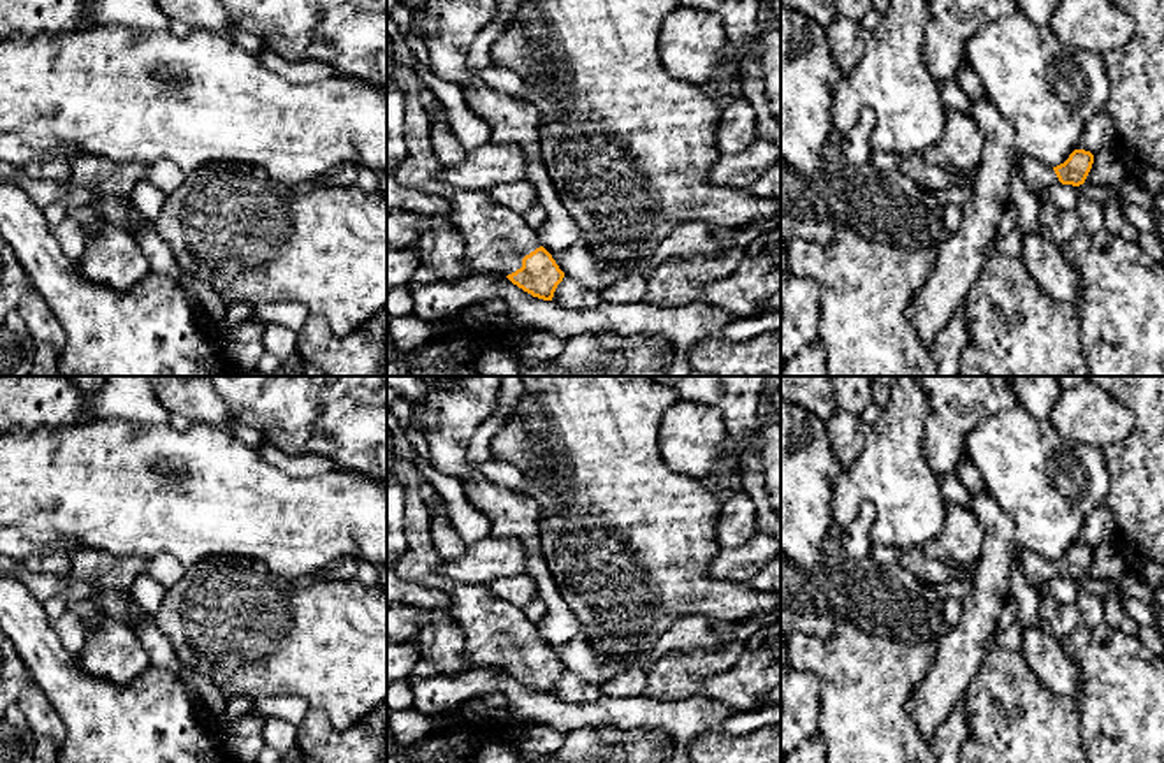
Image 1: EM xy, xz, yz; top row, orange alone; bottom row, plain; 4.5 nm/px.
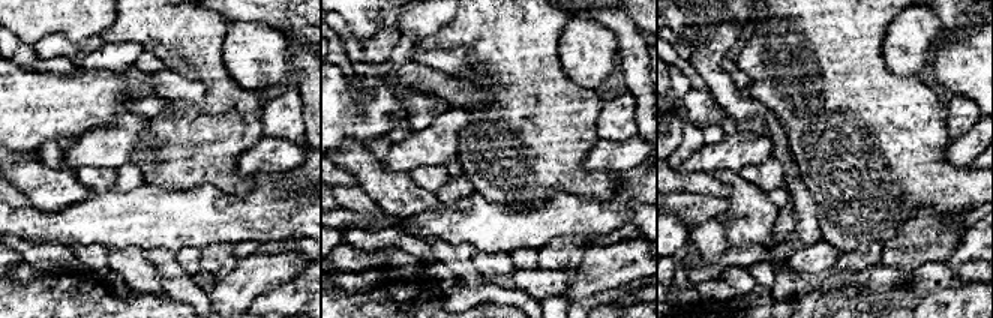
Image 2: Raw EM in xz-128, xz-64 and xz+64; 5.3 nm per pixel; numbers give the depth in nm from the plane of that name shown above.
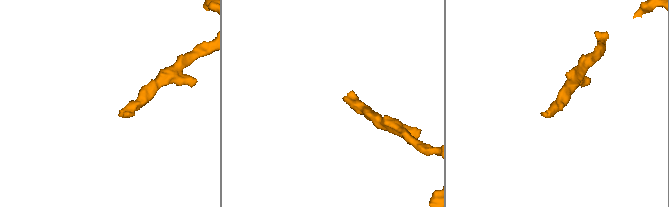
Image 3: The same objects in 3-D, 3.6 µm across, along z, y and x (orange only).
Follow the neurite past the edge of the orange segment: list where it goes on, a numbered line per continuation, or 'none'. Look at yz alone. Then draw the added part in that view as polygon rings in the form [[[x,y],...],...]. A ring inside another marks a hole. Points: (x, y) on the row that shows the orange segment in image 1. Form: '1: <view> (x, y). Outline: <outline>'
1: yz (1038, 176). Outline: [[[1022,156],[1020,174],[1030,192],[1034,192],[1036,195],[1046,190],[1048,186],[1060,183],[1053,167],[1048,167],[1030,156]]]

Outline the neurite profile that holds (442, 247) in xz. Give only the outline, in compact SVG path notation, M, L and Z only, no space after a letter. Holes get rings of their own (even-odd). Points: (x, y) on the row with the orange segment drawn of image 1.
M418 214L420 244L417 255L420 262L440 272L441 283L464 280L464 239L462 234L447 222L447 216Z

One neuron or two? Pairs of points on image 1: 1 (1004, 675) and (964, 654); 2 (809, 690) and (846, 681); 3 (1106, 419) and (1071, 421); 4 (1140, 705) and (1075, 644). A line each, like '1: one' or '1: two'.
1: two
2: two
3: one
4: one

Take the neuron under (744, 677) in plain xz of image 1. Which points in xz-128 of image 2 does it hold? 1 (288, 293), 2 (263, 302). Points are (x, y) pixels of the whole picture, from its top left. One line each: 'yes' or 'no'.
1: no
2: no

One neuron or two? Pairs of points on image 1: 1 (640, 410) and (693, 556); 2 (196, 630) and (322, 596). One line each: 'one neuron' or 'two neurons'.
1: one neuron
2: one neuron

